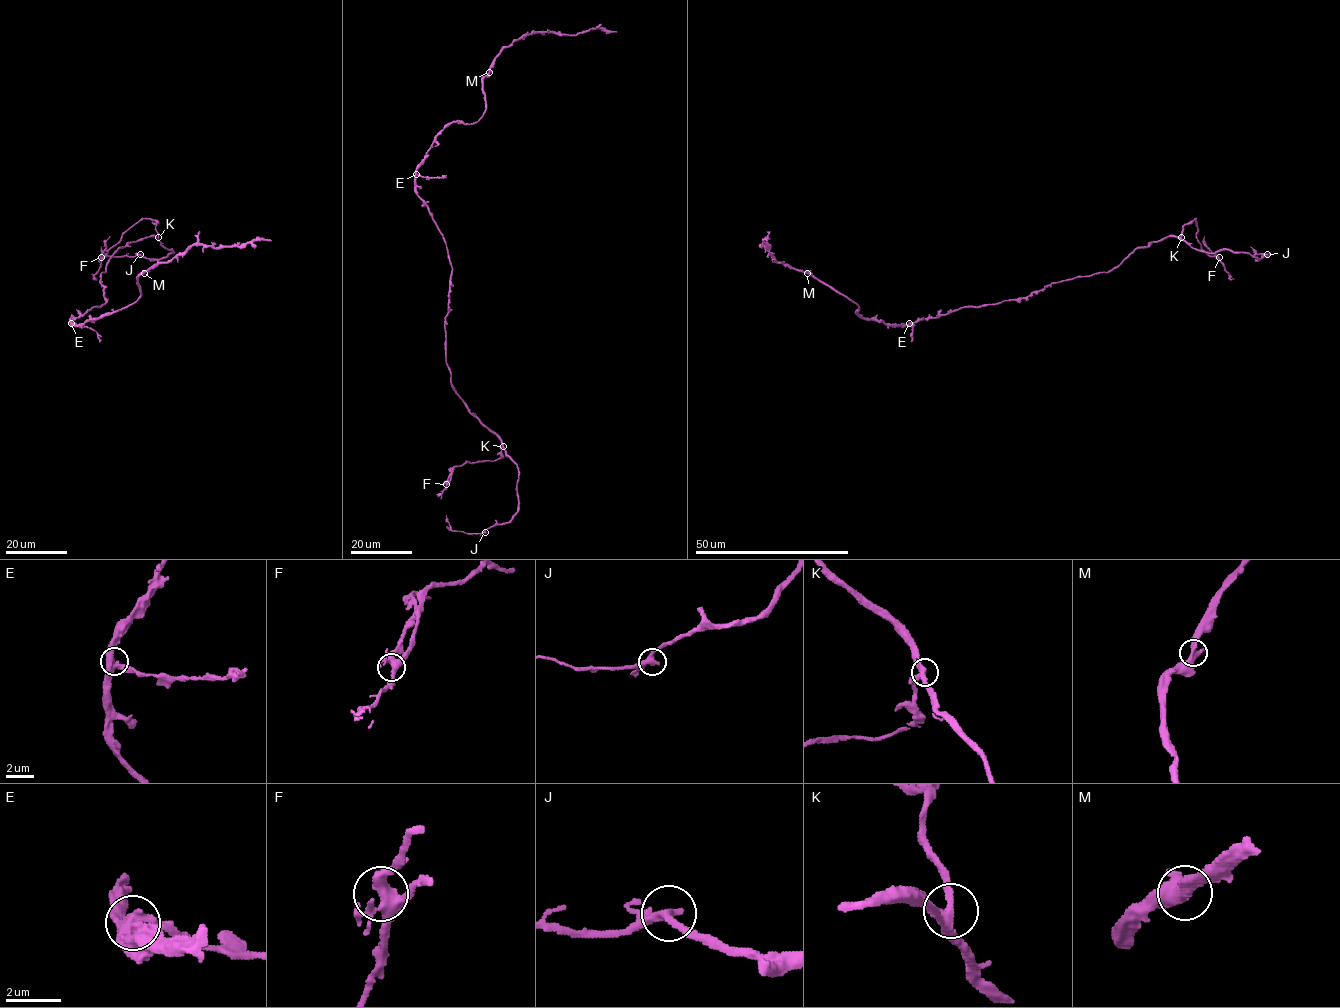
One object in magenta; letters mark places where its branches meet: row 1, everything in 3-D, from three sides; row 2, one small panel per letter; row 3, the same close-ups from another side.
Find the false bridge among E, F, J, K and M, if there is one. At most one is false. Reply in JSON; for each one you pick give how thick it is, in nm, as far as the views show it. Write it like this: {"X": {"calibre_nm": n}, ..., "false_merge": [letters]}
{"false_merge": []}

